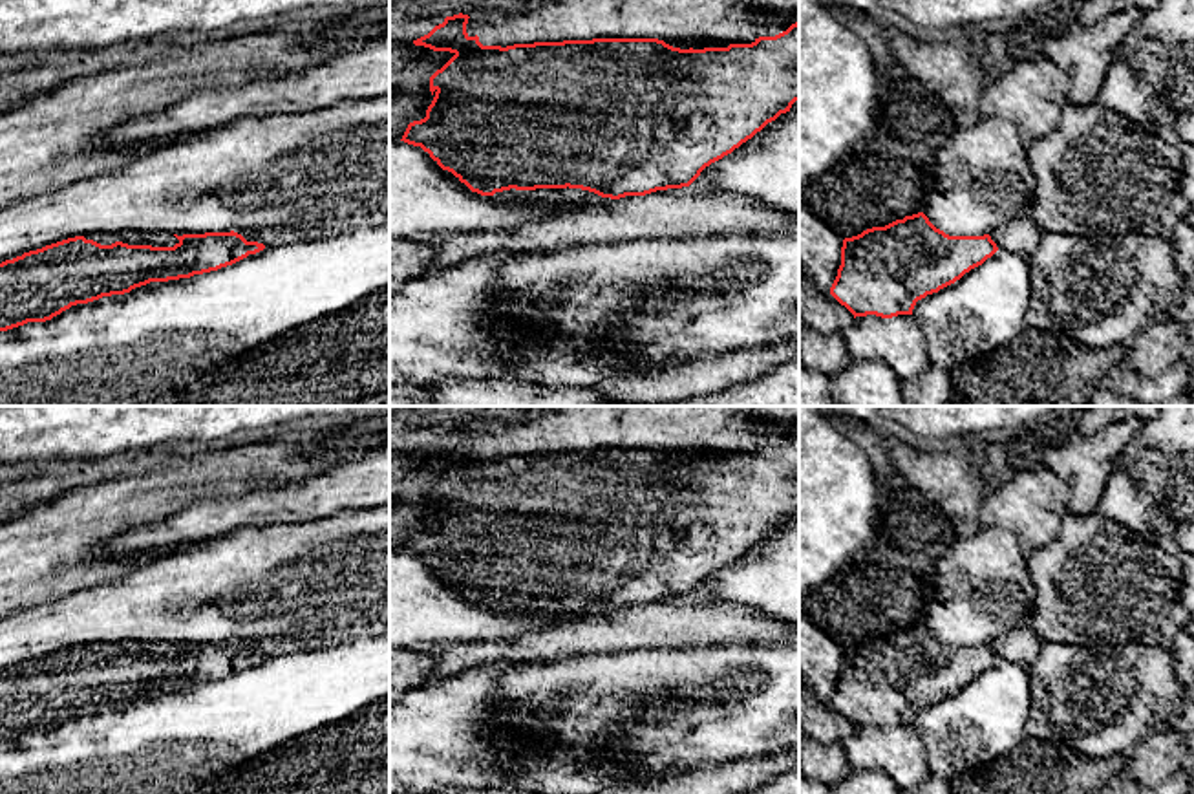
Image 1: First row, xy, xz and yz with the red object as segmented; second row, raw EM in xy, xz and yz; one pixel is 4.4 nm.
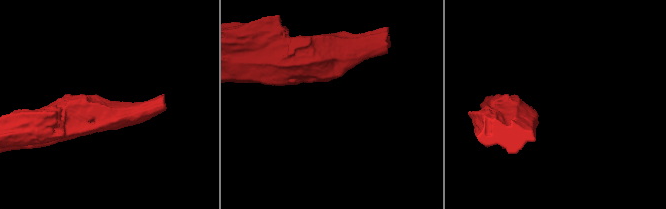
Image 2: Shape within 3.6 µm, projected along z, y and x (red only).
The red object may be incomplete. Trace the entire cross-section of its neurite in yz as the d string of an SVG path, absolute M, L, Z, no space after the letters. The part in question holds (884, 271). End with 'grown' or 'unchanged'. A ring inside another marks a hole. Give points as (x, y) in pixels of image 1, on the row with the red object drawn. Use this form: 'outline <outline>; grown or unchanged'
outline M918 212L845 238L830 295L854 318L912 315L918 300L954 284L997 251L989 234L949 236Z; unchanged

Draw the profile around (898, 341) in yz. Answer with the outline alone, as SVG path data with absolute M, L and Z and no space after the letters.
M912 315L856 317L841 335L852 360L881 360L900 381L911 379L929 366L925 333Z

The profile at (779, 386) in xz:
M799 351L792 359L764 371L759 379L741 386L726 388L720 393L649 406L799 406Z

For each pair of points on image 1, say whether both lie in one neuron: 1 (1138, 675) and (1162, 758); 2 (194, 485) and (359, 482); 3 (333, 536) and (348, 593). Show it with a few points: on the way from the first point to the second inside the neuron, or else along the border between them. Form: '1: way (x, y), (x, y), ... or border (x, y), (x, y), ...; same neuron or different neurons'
1: border (1171, 727), (1145, 736), (1127, 758); different neurons
2: border (245, 485), (202, 500); different neurons
3: way (342, 551), (348, 562), (348, 579); same neuron

